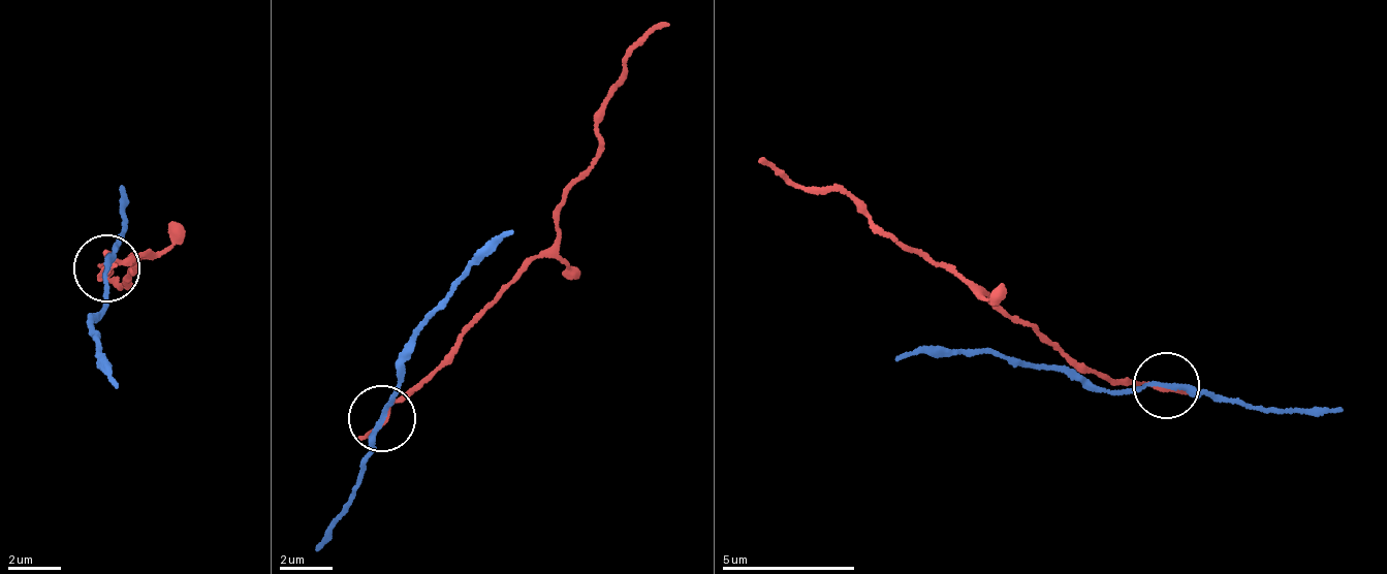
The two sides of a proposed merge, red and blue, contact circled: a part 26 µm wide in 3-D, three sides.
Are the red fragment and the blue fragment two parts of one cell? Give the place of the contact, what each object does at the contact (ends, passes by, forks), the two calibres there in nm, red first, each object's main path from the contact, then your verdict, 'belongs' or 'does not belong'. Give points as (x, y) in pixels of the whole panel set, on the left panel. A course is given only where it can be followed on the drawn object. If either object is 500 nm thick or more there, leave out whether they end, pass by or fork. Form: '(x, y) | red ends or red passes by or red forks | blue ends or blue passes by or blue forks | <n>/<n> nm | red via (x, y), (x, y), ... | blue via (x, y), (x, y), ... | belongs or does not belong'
(106, 268) | red ends | blue passes by | 220/150 nm | red via (107, 270), (111, 287), (126, 284), (146, 258), (126, 264), (132, 261), (108, 254), (100, 276), (119, 263) | blue via (107, 270), (91, 321), (92, 338), (117, 388) | does not belong

